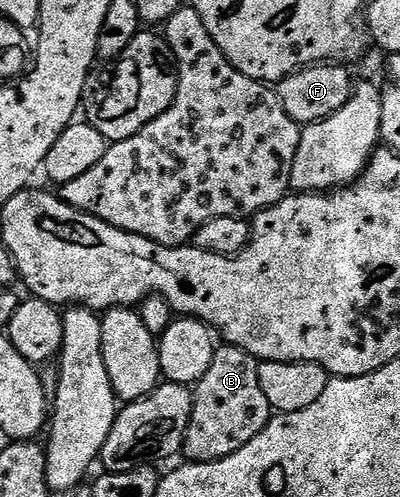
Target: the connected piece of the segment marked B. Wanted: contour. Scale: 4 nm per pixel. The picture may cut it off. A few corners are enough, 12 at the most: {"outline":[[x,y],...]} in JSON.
{"outline":[[217,346],[195,384],[185,460],[250,445],[274,414],[261,360]]}

